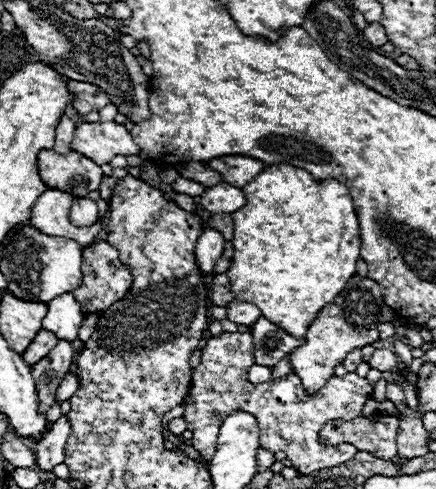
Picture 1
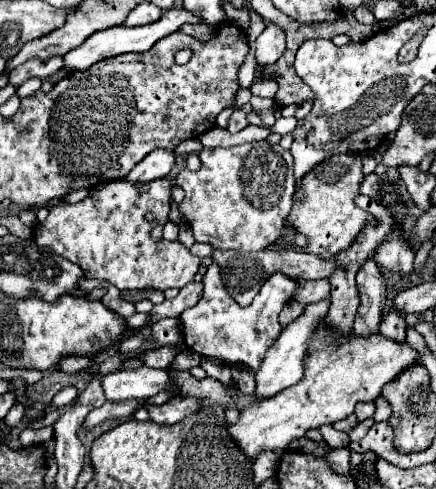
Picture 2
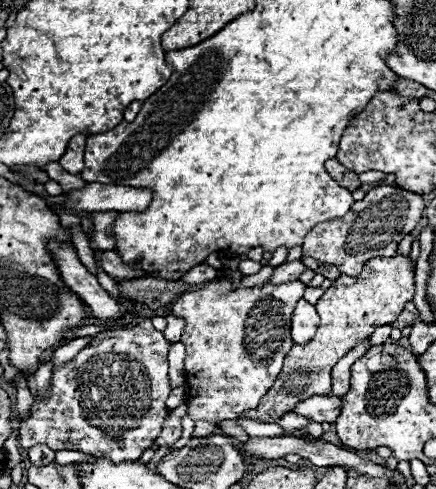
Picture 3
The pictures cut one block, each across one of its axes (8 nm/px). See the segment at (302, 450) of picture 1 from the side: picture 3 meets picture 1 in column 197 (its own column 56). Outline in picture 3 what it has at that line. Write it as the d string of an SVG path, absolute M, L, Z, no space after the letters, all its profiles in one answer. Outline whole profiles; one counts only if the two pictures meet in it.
M150 318L142 320L134 328L106 330L92 338L92 342L78 352L78 356L54 368L50 400L34 402L32 414L28 420L20 422L20 446L24 450L36 444L48 444L52 450L70 448L74 444L80 452L92 456L106 456L112 462L134 462L142 456L146 448L160 436L164 418L170 414L166 408L166 398L170 396L170 380L168 380L168 351L170 342L164 338L163 332L154 330Z

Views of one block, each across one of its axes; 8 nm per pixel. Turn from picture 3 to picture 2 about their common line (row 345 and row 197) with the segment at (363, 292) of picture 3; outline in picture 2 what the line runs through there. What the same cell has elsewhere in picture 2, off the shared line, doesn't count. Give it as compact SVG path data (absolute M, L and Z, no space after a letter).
M340 154L340 156L330 156L322 164L318 164L308 176L304 176L304 186L302 186L302 202L294 200L294 206L288 214L288 222L296 228L296 232L304 234L308 238L308 252L320 254L334 258L338 252L348 250L356 236L364 230L368 224L376 224L378 220L360 210L354 202L354 198L360 194L360 184L364 180L362 172L362 160L360 156L352 154Z

